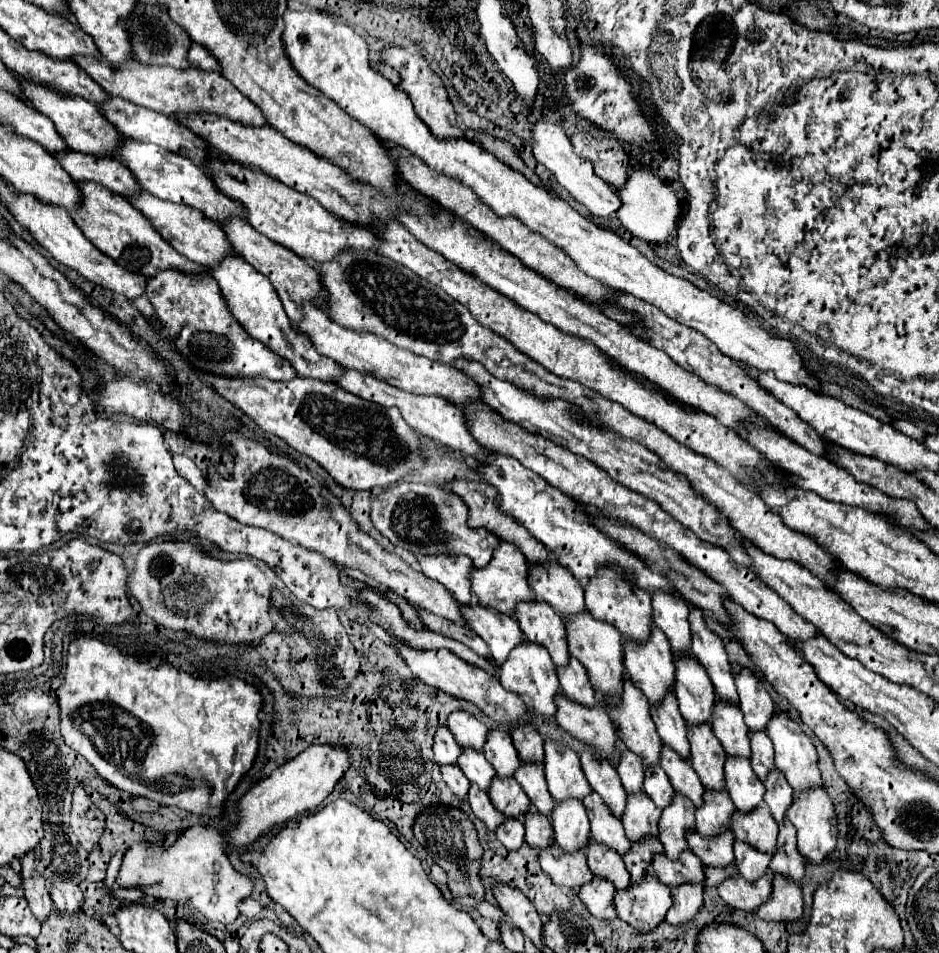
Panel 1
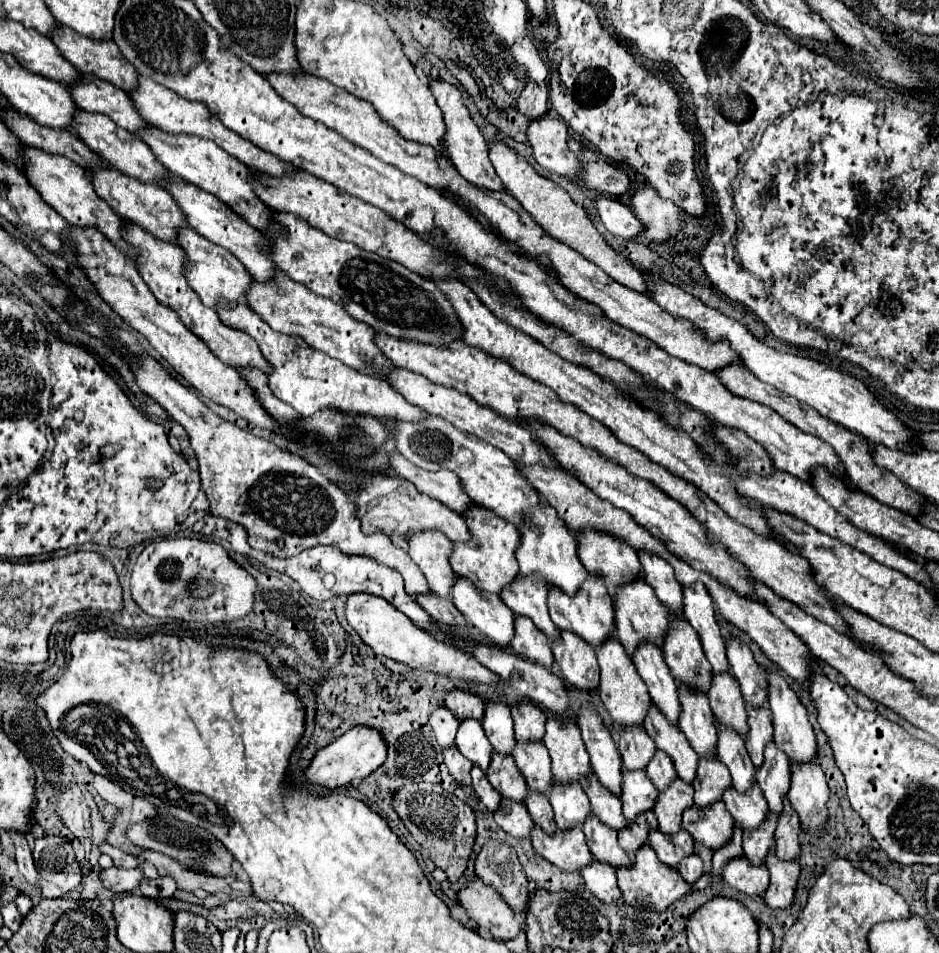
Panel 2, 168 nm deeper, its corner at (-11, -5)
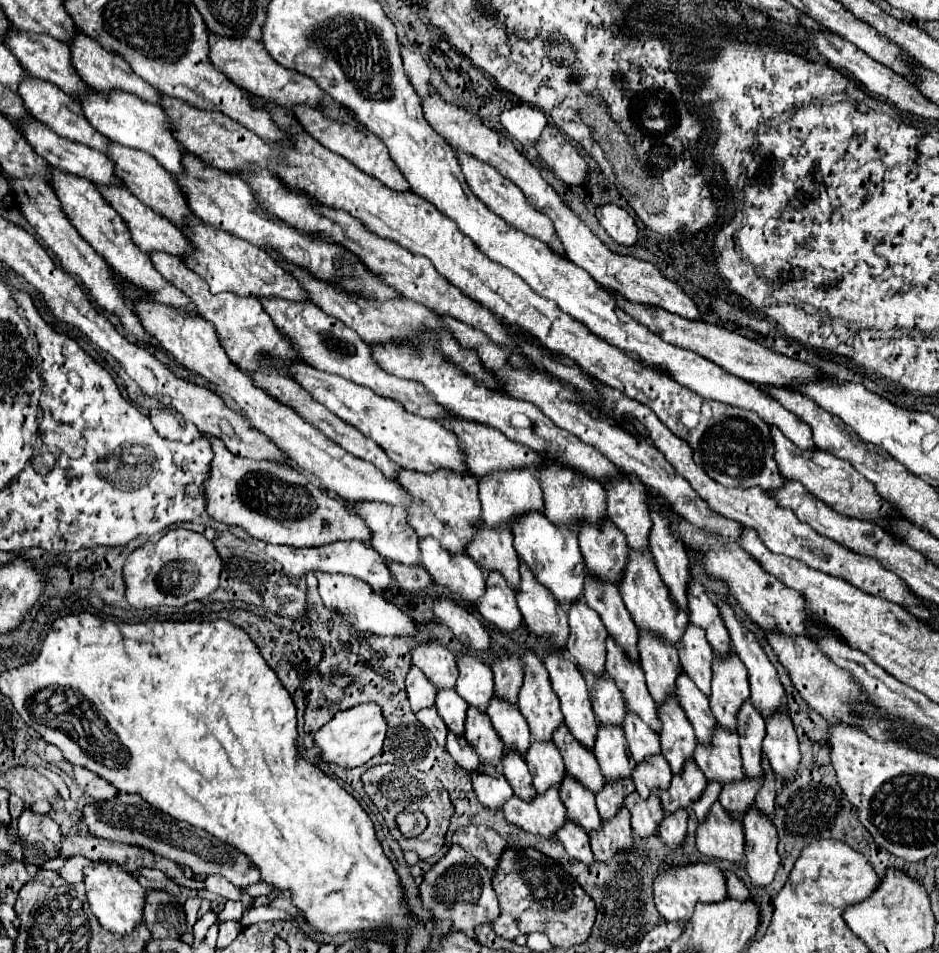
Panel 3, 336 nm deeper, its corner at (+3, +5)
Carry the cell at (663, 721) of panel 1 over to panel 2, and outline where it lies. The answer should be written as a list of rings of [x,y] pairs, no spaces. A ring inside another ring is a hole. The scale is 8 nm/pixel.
[[[652,643],[640,645],[640,649],[634,655],[634,665],[636,665],[640,677],[644,679],[654,705],[662,711],[662,715],[672,725],[678,725],[680,711],[682,711],[678,685],[672,679],[668,665],[664,663],[662,651],[656,649]]]

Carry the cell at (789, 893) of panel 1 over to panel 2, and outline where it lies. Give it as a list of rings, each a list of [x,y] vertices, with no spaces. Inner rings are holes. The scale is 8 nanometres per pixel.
[[[774,853],[766,857],[770,871],[770,887],[764,893],[764,901],[770,909],[788,909],[794,903],[794,891],[800,877],[798,861],[782,861]]]

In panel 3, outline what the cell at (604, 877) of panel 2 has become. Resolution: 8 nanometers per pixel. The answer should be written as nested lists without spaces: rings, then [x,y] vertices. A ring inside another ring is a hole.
[[[566,819],[566,825],[562,827],[562,831],[558,831],[556,837],[560,839],[570,857],[582,863],[594,863],[594,855],[588,843],[588,833],[580,825],[574,825],[574,821]]]

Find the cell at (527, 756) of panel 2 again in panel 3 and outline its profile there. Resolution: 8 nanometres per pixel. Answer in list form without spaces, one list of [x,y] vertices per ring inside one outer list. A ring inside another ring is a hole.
[[[498,697],[490,699],[490,709],[486,713],[492,719],[496,733],[502,737],[506,749],[514,749],[518,753],[526,753],[532,739],[530,729],[526,729],[526,719],[518,713],[518,705],[506,705],[506,701],[498,701]]]

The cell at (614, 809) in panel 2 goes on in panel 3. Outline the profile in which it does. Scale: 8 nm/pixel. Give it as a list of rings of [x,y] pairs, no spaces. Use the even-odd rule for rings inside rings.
[[[564,723],[554,731],[552,741],[556,743],[556,747],[560,749],[564,757],[566,771],[572,777],[576,777],[580,783],[584,783],[590,791],[594,793],[600,791],[604,781],[602,781],[602,771],[598,769],[598,761],[594,753],[586,749],[580,741],[576,741]]]

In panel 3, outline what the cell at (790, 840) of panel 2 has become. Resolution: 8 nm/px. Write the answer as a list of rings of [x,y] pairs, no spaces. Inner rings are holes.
[[[762,755],[762,769],[764,769],[764,785],[758,791],[758,801],[756,807],[764,813],[764,815],[772,815],[774,813],[774,797],[776,797],[776,783],[774,783],[774,771],[770,769],[770,763],[766,761],[766,757]]]

